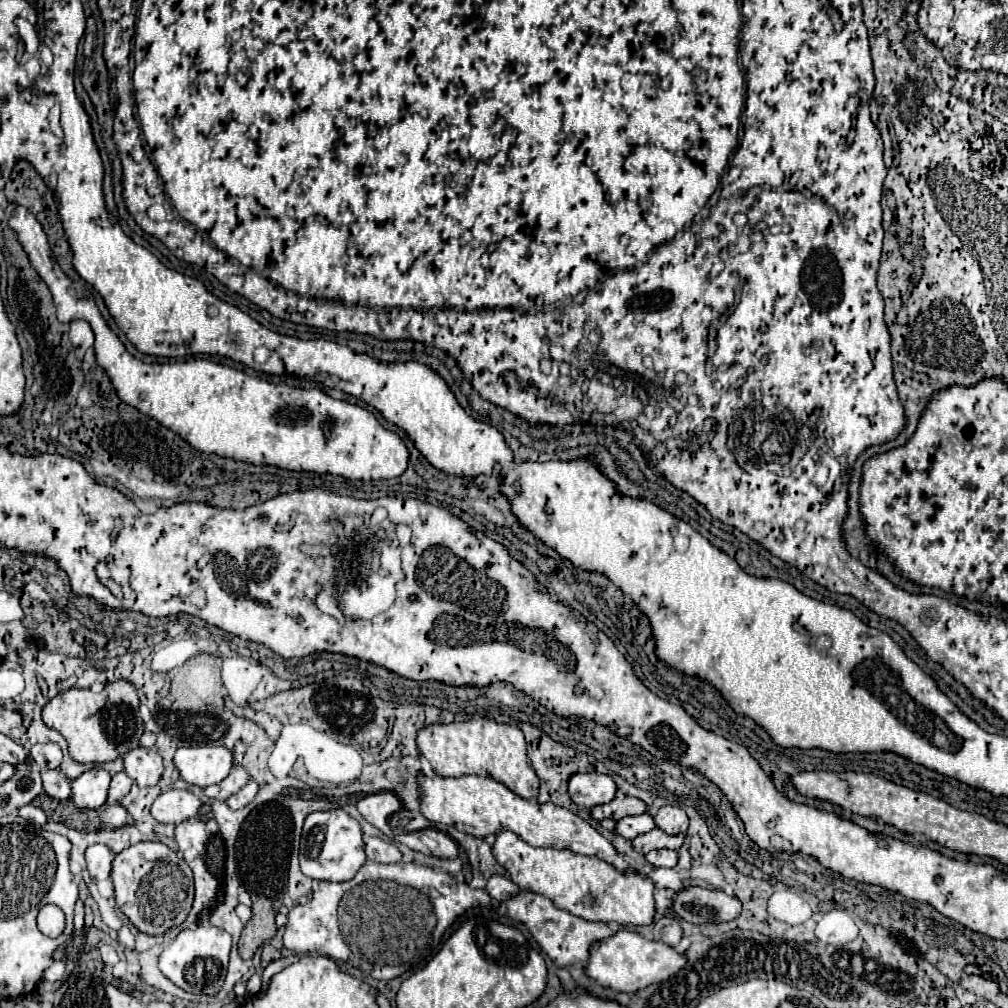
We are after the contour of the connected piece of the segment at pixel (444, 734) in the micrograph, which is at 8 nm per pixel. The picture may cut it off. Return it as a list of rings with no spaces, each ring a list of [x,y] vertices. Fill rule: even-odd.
[[[487,718],[453,724],[433,724],[425,726],[419,732],[417,746],[439,776],[445,778],[459,778],[465,774],[491,776],[493,780],[505,784],[511,792],[525,800],[535,800],[539,794],[539,778],[525,754],[523,732],[515,726],[497,724]]]

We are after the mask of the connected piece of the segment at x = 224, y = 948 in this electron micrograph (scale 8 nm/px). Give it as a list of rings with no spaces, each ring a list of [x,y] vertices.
[[[203,922],[195,930],[179,932],[173,944],[161,954],[159,970],[163,972],[165,978],[169,978],[181,990],[187,990],[193,994],[217,996],[225,982],[225,974],[229,966],[229,950],[231,950],[231,936],[225,930],[215,928],[209,922]]]

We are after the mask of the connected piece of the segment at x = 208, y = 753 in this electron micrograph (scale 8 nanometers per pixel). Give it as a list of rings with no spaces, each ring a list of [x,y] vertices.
[[[189,746],[179,748],[173,762],[187,784],[207,788],[229,774],[233,754],[223,746]]]

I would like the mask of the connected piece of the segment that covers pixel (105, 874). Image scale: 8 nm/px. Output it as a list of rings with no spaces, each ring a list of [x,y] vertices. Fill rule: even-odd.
[[[93,844],[85,852],[87,858],[87,870],[91,874],[93,882],[107,880],[111,874],[111,862],[113,862],[113,852],[103,846],[103,844]]]

